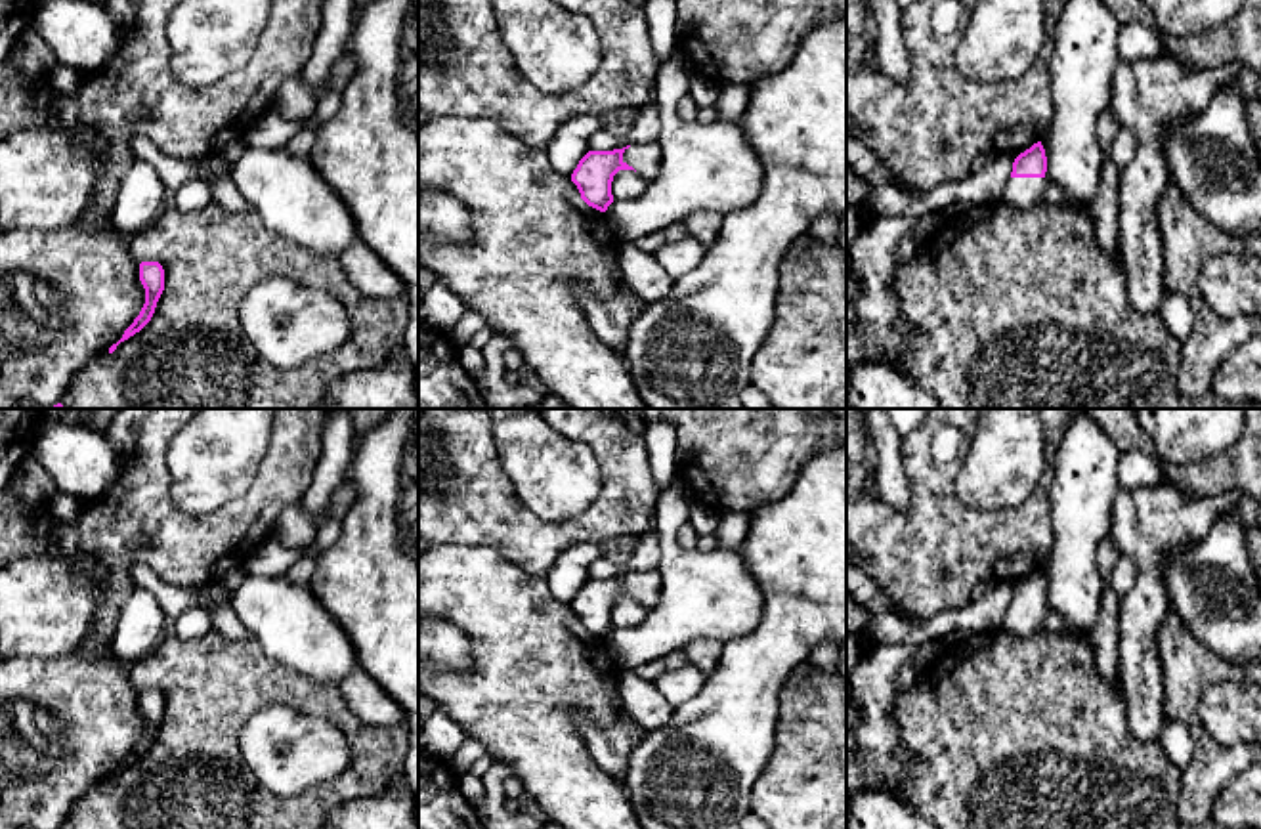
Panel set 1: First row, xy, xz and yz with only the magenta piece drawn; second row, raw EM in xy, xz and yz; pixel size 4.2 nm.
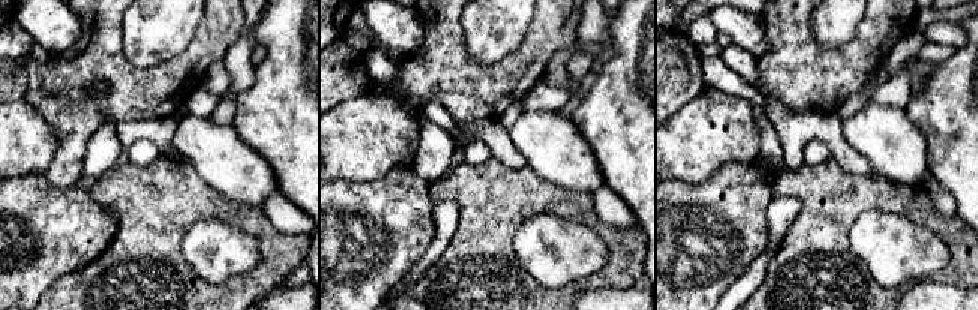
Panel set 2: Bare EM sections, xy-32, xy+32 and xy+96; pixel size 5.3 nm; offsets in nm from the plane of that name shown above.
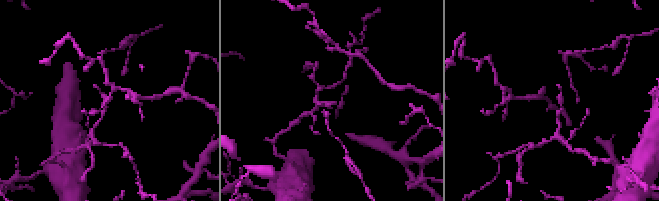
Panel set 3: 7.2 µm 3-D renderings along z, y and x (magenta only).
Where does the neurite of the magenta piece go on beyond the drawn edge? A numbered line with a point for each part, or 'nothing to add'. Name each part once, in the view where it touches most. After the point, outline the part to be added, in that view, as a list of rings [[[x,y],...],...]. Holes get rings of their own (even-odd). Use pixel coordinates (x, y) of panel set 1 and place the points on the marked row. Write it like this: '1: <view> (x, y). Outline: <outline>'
1: yz (1019, 191). Outline: [[[1009,178],[1001,201],[1011,208],[1041,208],[1047,178]]]

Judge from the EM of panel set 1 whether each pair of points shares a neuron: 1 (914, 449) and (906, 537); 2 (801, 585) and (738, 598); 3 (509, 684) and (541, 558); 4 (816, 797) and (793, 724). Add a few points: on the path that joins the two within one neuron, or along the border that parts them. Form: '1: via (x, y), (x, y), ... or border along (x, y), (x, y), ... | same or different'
1: via (921, 470), (921, 516) | same
2: border along (740, 552), (761, 595), (761, 621), (749, 635) | different
3: border along (499, 551), (518, 568), (543, 579) | different
4: via (816, 780), (816, 747), (811, 742) | same

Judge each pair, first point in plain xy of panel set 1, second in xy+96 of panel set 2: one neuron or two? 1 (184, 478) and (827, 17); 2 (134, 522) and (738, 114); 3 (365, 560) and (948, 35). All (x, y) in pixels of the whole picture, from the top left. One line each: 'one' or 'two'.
1: one
2: two
3: two

